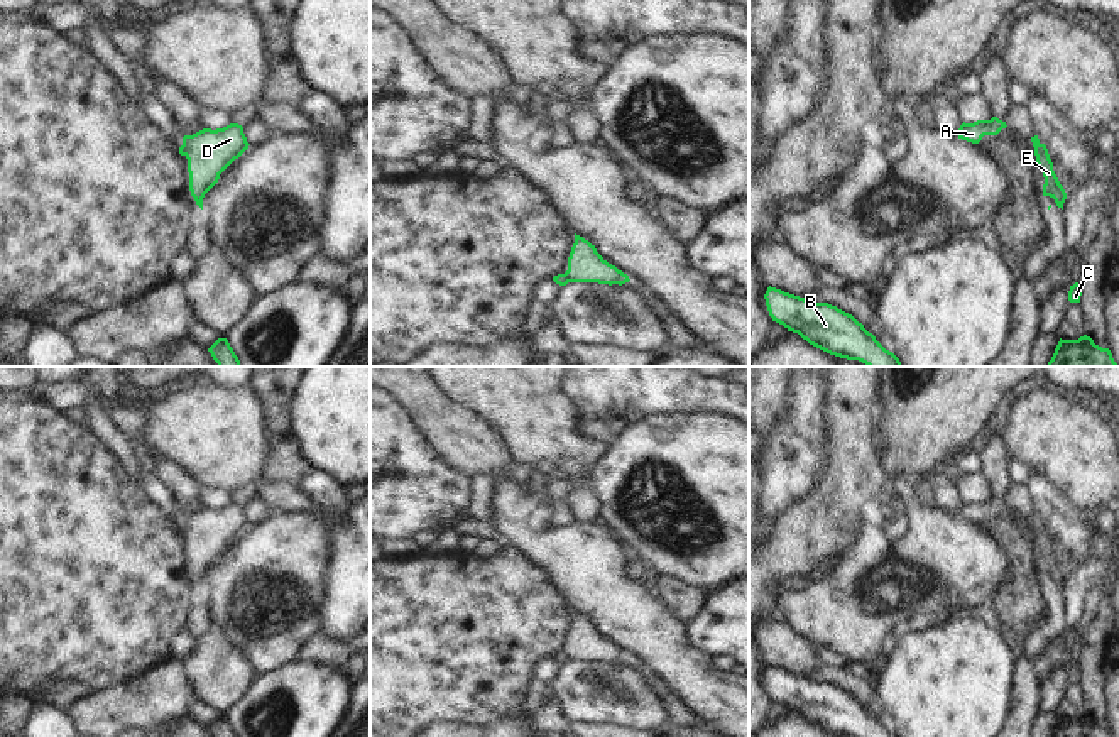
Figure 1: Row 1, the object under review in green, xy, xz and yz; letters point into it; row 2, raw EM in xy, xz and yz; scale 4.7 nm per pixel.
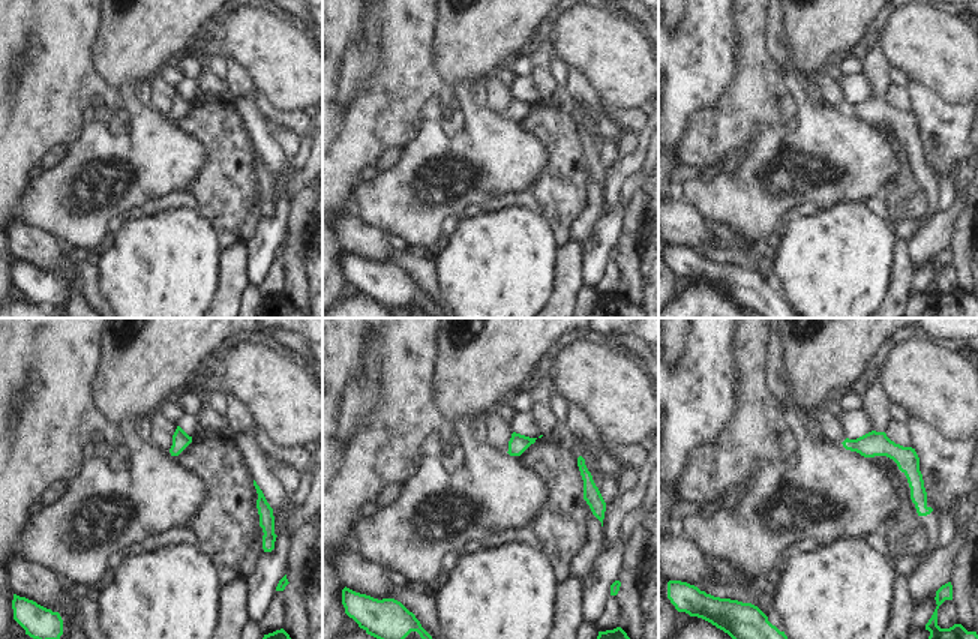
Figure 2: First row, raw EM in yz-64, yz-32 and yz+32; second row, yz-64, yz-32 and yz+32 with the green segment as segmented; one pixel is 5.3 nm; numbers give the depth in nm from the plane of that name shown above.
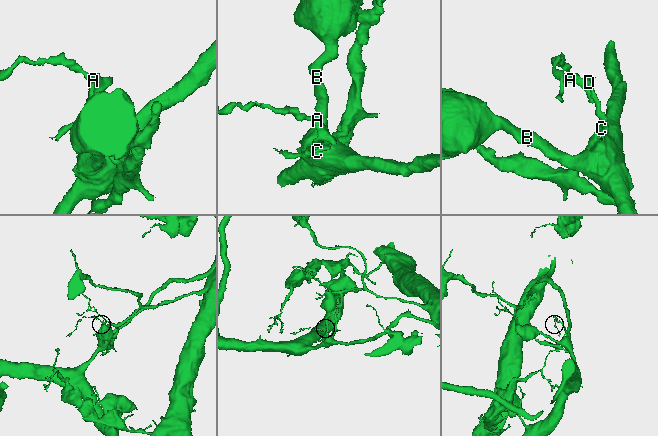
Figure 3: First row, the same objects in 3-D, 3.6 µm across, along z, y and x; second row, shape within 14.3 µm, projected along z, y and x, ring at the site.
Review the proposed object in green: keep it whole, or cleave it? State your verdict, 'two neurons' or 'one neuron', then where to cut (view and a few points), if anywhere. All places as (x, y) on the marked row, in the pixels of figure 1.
two neurons | xy (183, 144), (186, 154)

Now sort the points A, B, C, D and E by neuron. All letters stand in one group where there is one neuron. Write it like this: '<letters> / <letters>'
A D / B C E

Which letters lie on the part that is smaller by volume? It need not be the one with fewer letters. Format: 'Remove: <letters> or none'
Remove: A, D

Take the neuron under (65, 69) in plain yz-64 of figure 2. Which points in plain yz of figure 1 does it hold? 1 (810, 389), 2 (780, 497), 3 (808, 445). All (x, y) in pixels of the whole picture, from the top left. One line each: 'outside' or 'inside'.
1: outside
2: outside
3: outside

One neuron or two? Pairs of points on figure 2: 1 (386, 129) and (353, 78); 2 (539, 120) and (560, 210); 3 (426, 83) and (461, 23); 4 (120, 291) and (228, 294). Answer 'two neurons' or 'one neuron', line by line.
1: two neurons
2: one neuron
3: two neurons
4: two neurons

